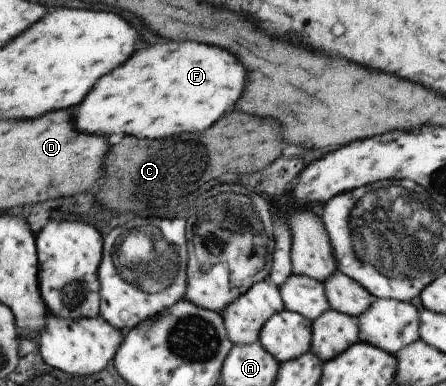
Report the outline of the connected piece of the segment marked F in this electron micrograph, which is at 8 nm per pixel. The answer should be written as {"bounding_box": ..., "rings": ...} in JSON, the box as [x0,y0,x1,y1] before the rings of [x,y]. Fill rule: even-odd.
{"bounding_box":[75,42,249,140],"rings":[[[157,42],[97,80],[93,92],[75,108],[75,128],[85,134],[125,134],[163,140],[171,134],[203,132],[227,114],[249,82],[247,70],[229,52],[199,42]]]}

